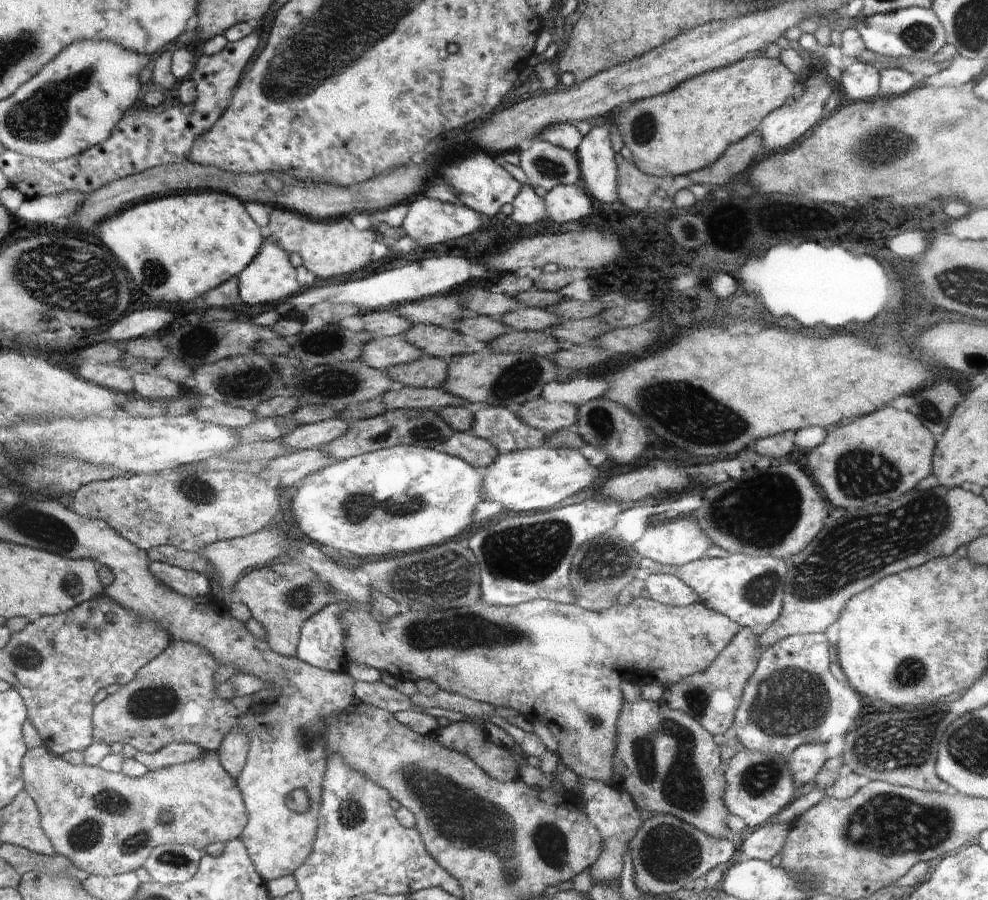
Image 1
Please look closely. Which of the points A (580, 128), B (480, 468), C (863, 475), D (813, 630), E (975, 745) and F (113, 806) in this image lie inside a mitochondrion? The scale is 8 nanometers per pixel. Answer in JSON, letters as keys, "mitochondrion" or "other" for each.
{"A":"other","B":"other","C":"mitochondrion","D":"other","E":"mitochondrion","F":"mitochondrion"}

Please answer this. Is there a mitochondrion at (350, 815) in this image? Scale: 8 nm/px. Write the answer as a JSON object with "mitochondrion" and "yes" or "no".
{"mitochondrion":"yes"}

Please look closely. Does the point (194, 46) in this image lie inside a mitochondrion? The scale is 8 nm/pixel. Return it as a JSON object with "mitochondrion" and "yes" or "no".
{"mitochondrion":"no"}

